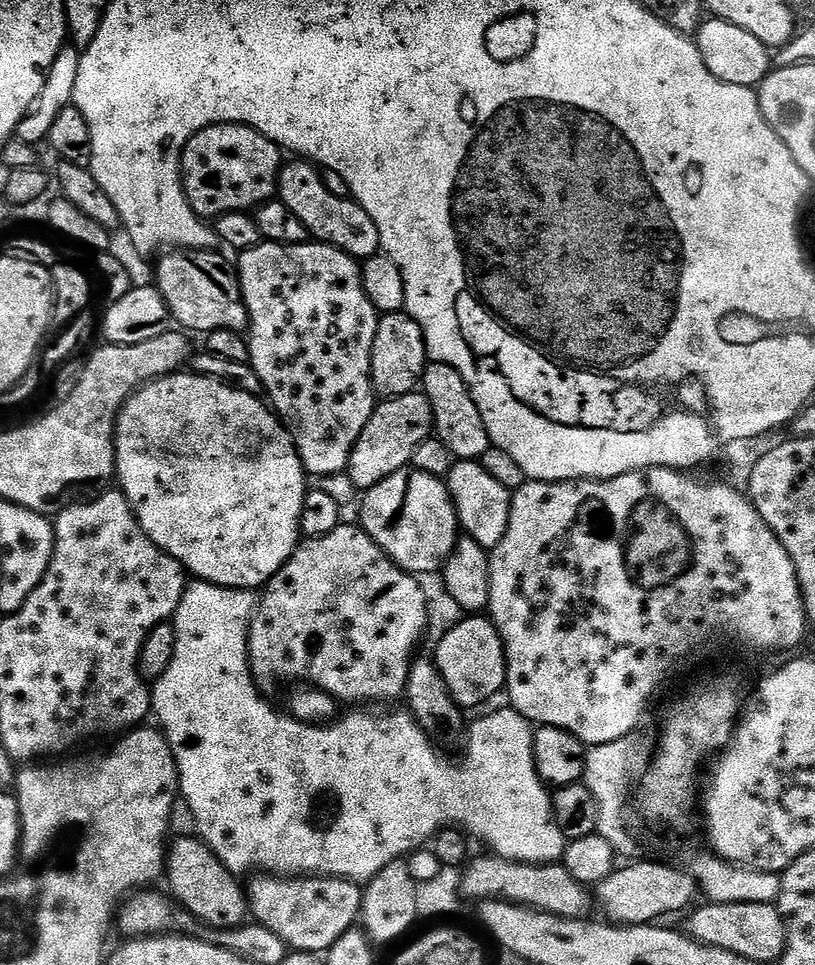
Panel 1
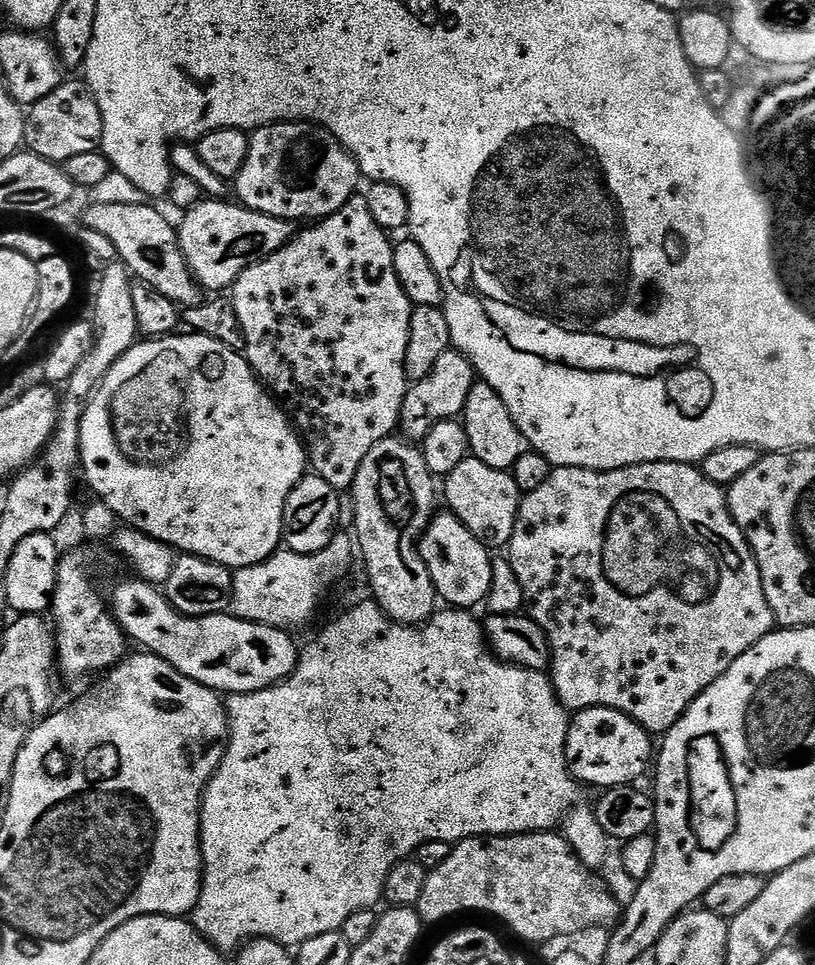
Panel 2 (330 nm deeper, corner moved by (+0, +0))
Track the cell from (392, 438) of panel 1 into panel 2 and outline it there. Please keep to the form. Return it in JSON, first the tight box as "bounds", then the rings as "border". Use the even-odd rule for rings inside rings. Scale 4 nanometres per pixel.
{"bounds":[399,350,478,442],"border":[[[449,350],[434,362],[434,370],[426,374],[426,378],[415,381],[409,387],[400,411],[399,431],[403,439],[409,442],[422,442],[434,426],[443,420],[455,420],[463,413],[466,398],[470,398],[470,390],[478,382],[476,370],[462,353]]]}

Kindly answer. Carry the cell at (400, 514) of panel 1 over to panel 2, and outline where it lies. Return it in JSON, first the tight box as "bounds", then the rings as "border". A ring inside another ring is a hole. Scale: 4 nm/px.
{"bounds":[419,510,493,610],"border":[[[440,510],[433,515],[419,545],[437,597],[445,605],[472,610],[475,604],[483,605],[487,601],[493,561],[490,549],[487,544],[474,538],[474,534],[466,530],[466,526],[451,510]]]}

